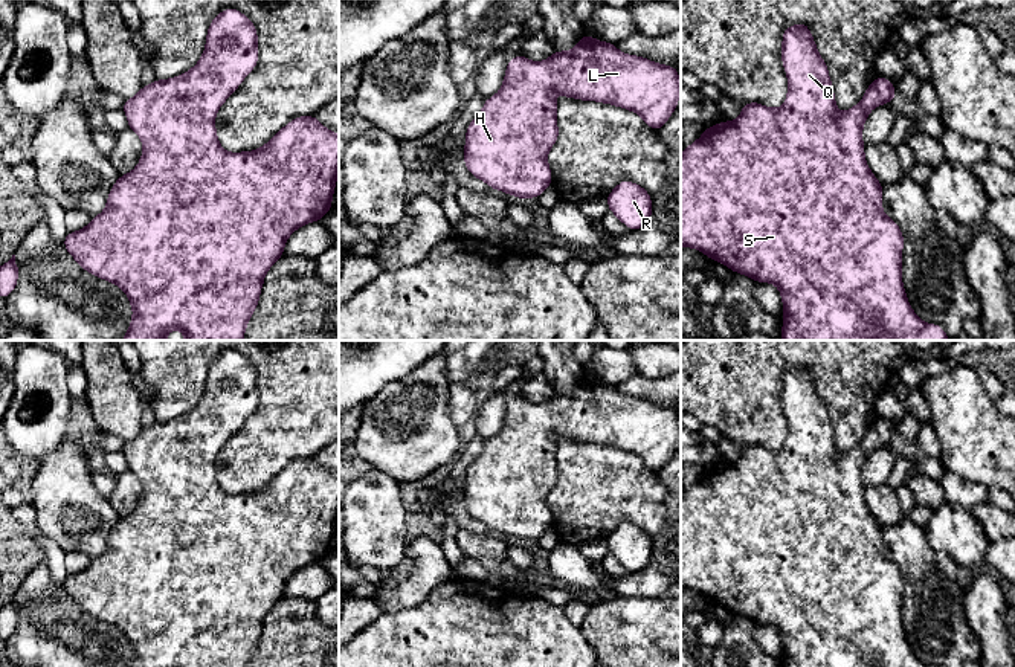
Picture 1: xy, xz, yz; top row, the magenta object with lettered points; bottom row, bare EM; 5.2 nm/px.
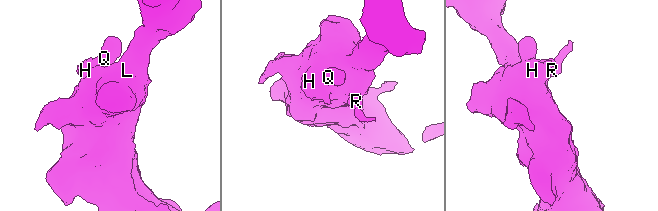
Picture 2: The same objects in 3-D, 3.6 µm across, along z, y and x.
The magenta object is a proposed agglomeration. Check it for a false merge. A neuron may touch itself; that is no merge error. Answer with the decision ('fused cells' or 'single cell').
single cell

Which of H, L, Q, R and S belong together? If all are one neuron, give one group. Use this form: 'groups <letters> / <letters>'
groups H L Q R S

